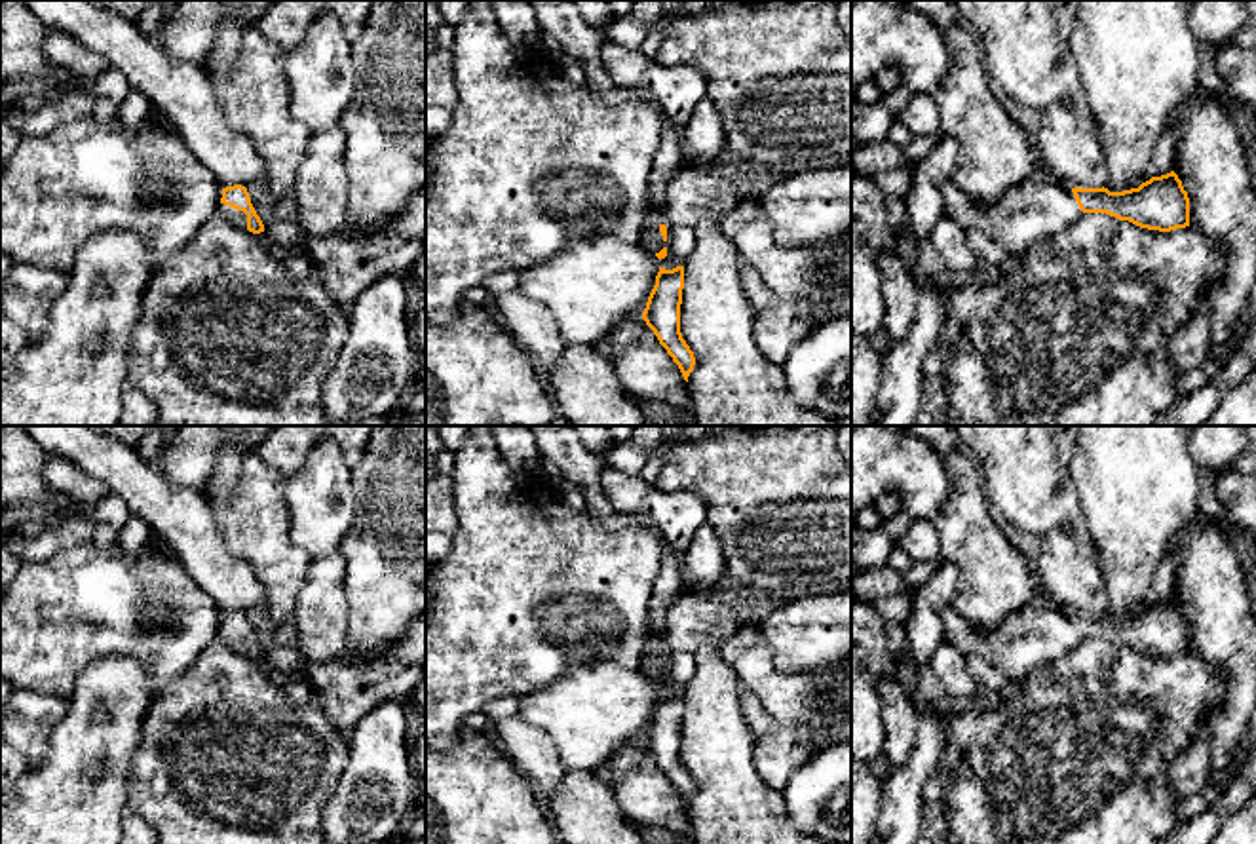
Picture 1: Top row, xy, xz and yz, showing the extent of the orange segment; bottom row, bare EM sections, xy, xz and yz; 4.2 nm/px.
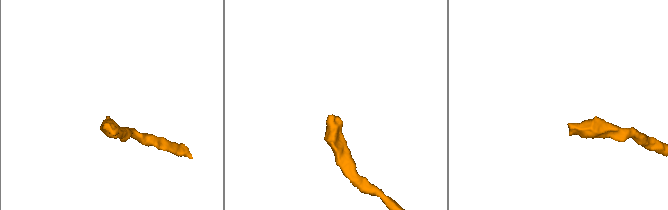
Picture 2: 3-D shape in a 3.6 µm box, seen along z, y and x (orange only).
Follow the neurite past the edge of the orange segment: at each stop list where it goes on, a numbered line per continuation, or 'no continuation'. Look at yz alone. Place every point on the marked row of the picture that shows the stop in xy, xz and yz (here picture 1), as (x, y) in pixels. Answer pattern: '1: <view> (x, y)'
1: yz (1038, 208)

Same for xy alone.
1: xy (238, 217)

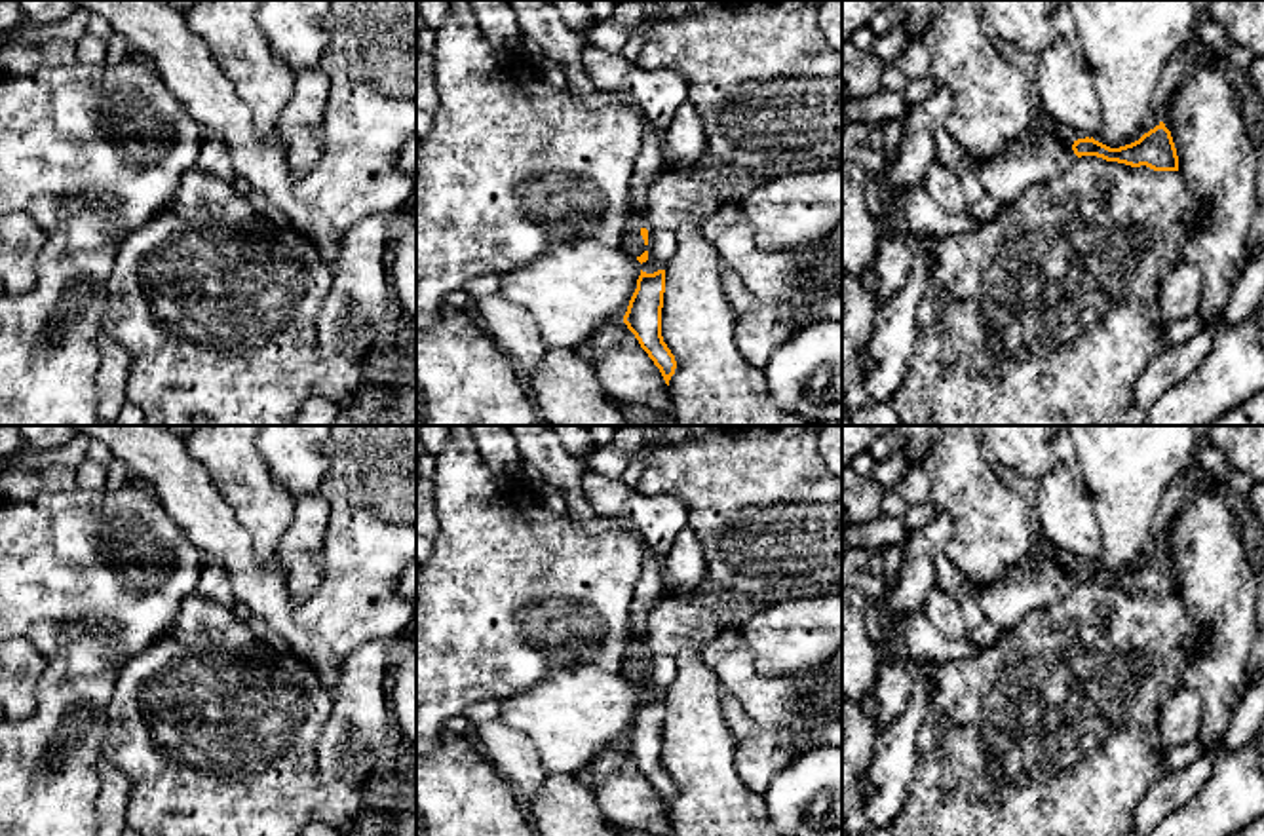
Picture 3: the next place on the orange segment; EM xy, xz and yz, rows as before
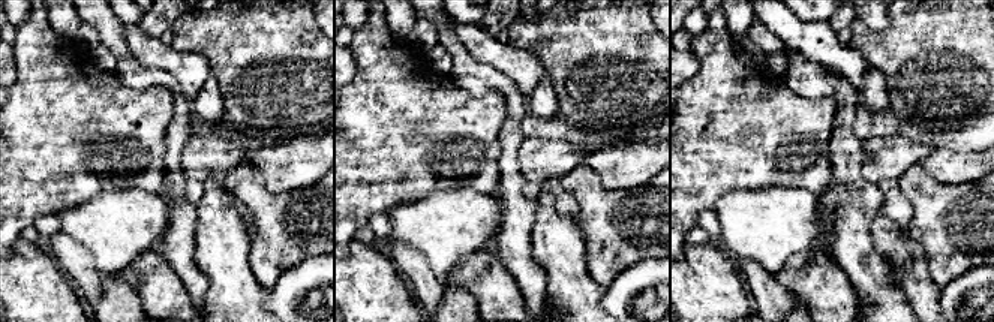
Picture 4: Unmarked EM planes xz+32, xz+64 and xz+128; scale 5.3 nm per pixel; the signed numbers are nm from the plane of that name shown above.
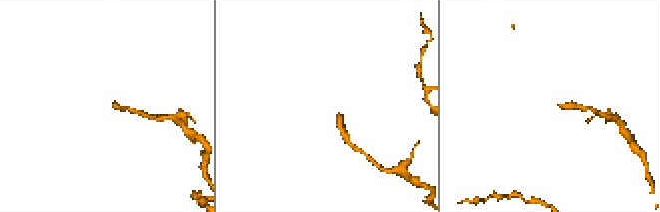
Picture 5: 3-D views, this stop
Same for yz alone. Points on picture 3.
1: yz (1021, 164)

